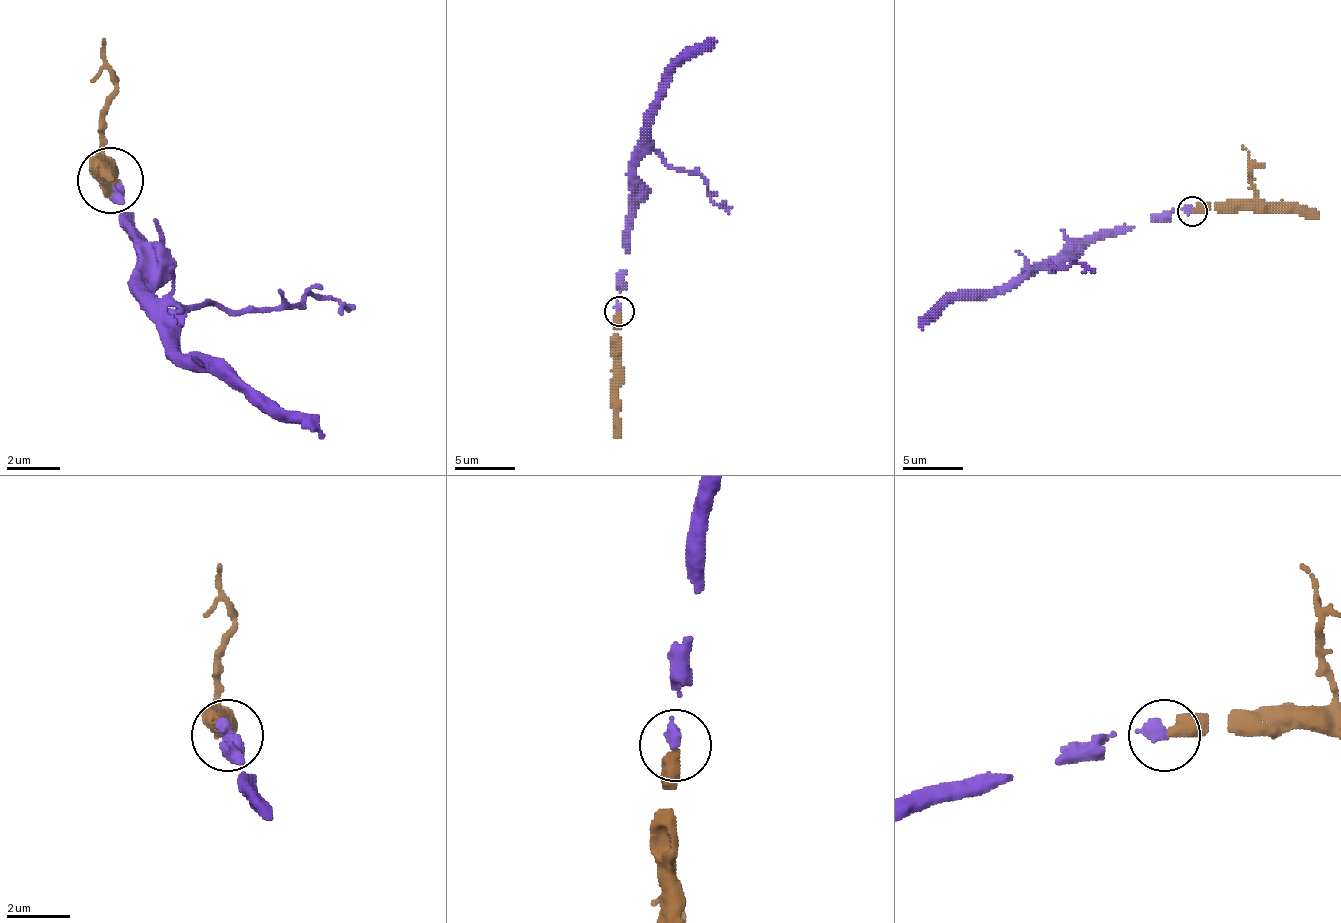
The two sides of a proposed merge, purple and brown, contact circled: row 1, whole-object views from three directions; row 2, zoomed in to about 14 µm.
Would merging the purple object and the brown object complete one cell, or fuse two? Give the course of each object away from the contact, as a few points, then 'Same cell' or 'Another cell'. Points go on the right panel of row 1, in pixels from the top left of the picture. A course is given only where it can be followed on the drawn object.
Course of purple: (1191, 212), (1173, 209), (1152, 221), (1100, 230), (1076, 239), (1001, 287), (965, 290), (922, 330). Course of brown: (1194, 212), (1209, 203), (1297, 203), (1318, 218). Same cell

